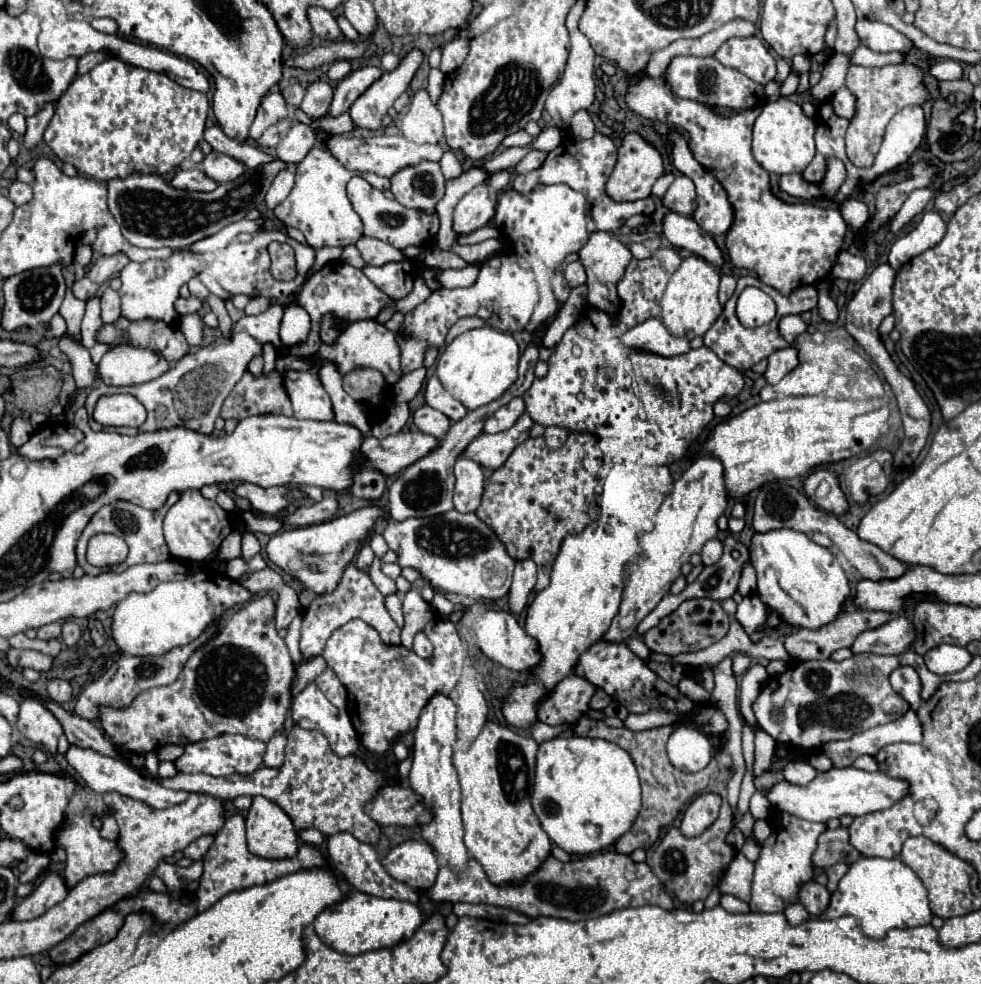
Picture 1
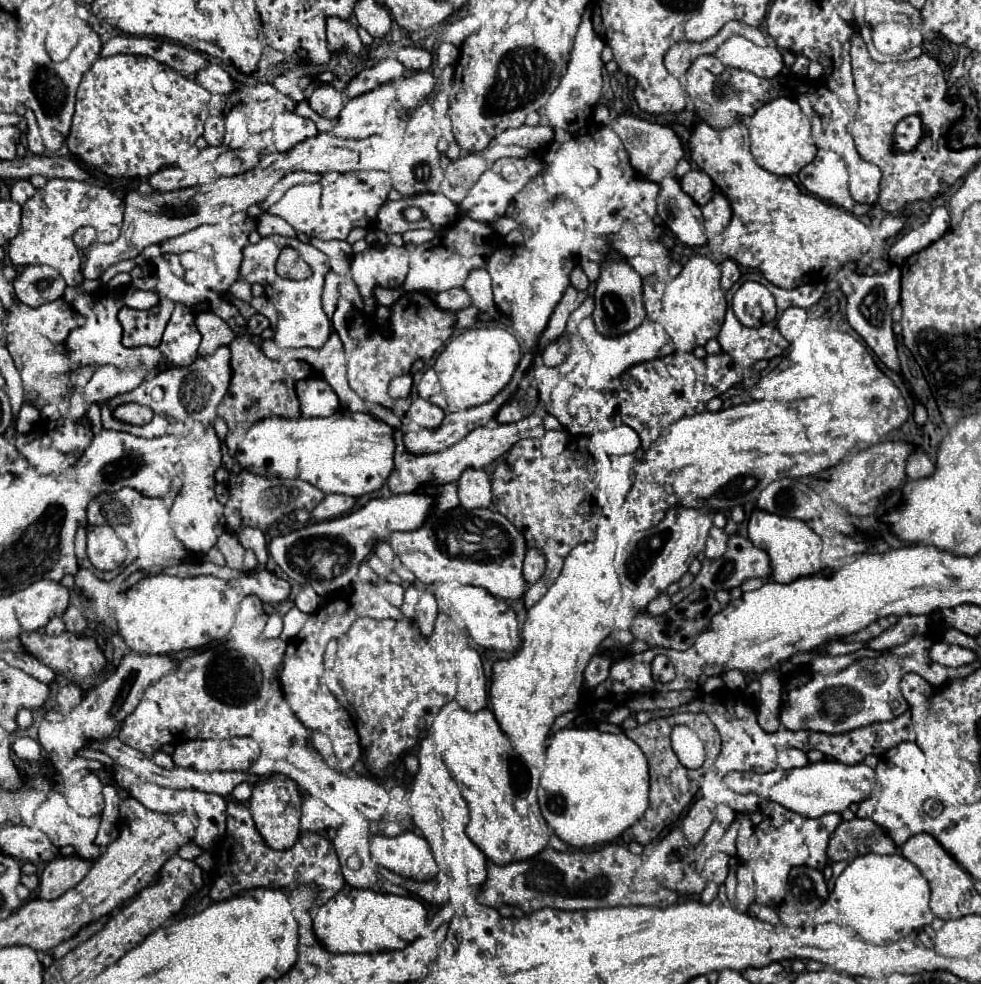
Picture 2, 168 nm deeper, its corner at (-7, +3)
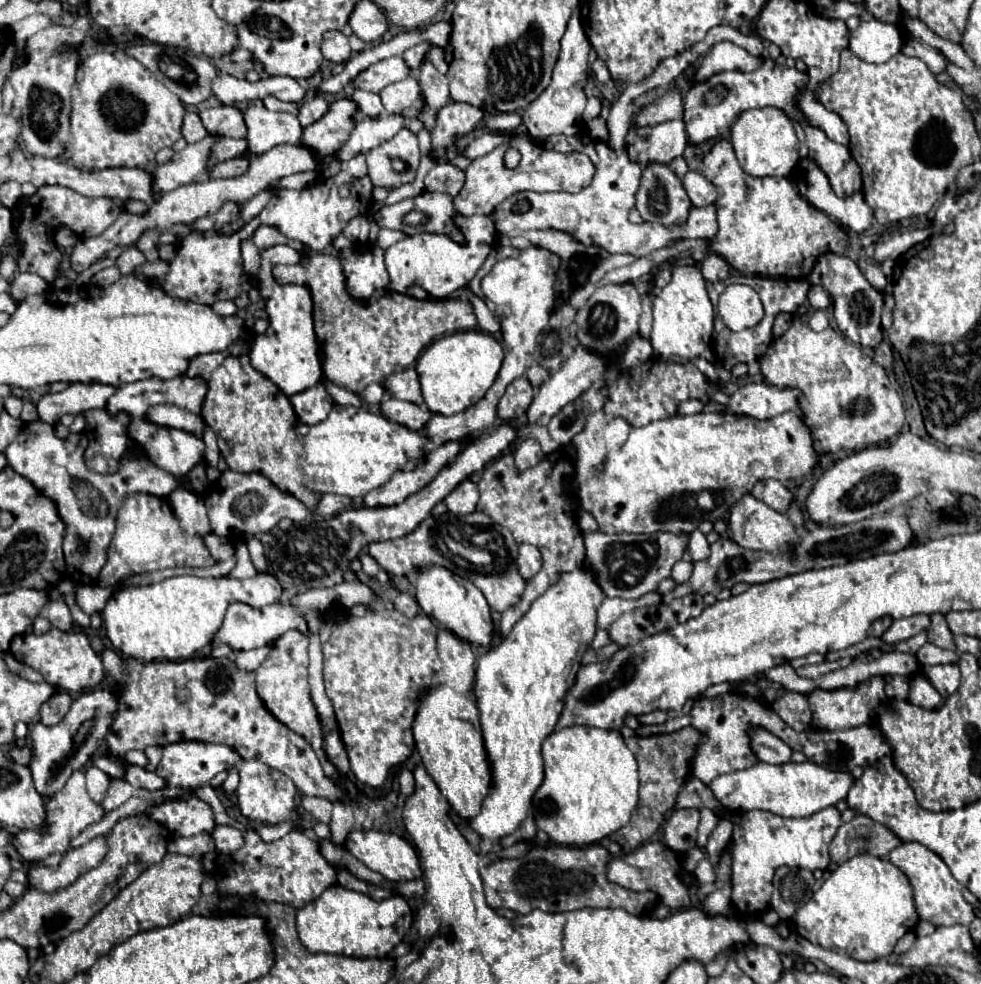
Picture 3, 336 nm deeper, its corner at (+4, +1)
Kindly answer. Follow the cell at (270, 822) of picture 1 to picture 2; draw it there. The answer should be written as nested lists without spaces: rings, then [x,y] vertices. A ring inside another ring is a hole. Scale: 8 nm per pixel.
[[[282,774],[264,776],[254,788],[250,798],[250,812],[256,822],[256,830],[264,838],[264,842],[274,850],[288,850],[300,838],[300,790],[294,780]]]

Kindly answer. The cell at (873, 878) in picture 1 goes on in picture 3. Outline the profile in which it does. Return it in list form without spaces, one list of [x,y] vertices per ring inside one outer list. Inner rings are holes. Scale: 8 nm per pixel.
[[[857,854],[847,862],[839,864],[829,874],[829,878],[813,894],[813,898],[795,912],[791,922],[795,926],[795,932],[809,942],[807,956],[801,956],[805,959],[821,960],[823,954],[815,958],[815,948],[821,948],[849,954],[841,955],[843,958],[875,962],[887,958],[893,952],[897,940],[903,938],[907,932],[915,930],[915,926],[919,924],[919,916],[913,908],[913,892],[907,876],[883,858],[871,854]]]

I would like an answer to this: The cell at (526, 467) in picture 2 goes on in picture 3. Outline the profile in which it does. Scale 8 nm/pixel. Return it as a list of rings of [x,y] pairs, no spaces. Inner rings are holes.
[[[567,452],[551,454],[541,464],[523,472],[519,472],[513,464],[513,458],[505,454],[497,458],[497,464],[495,462],[489,464],[481,474],[481,482],[477,482],[479,488],[477,510],[487,514],[495,524],[507,528],[517,544],[529,542],[537,546],[543,554],[543,568],[537,576],[527,580],[521,602],[501,612],[499,632],[503,638],[511,632],[513,624],[529,610],[529,604],[535,598],[539,598],[547,588],[551,588],[561,574],[579,568],[579,564],[583,562],[585,548],[583,548],[581,530],[577,526],[577,516],[573,514],[575,502],[567,494],[567,480],[571,478],[571,474],[573,466]]]

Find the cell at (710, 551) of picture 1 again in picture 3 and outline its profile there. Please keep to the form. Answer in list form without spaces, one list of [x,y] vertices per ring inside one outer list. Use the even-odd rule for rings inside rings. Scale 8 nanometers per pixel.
[[[695,530],[695,532],[689,534],[689,546],[687,546],[687,550],[689,550],[689,556],[693,558],[693,562],[707,560],[707,556],[709,556],[709,544],[707,544],[705,536],[699,530]]]

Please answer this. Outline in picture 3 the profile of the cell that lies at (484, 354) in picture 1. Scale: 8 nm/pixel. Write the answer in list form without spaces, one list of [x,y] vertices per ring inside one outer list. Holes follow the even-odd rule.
[[[453,332],[435,340],[415,362],[423,402],[431,414],[453,416],[479,402],[493,384],[503,360],[501,346],[485,332]]]

